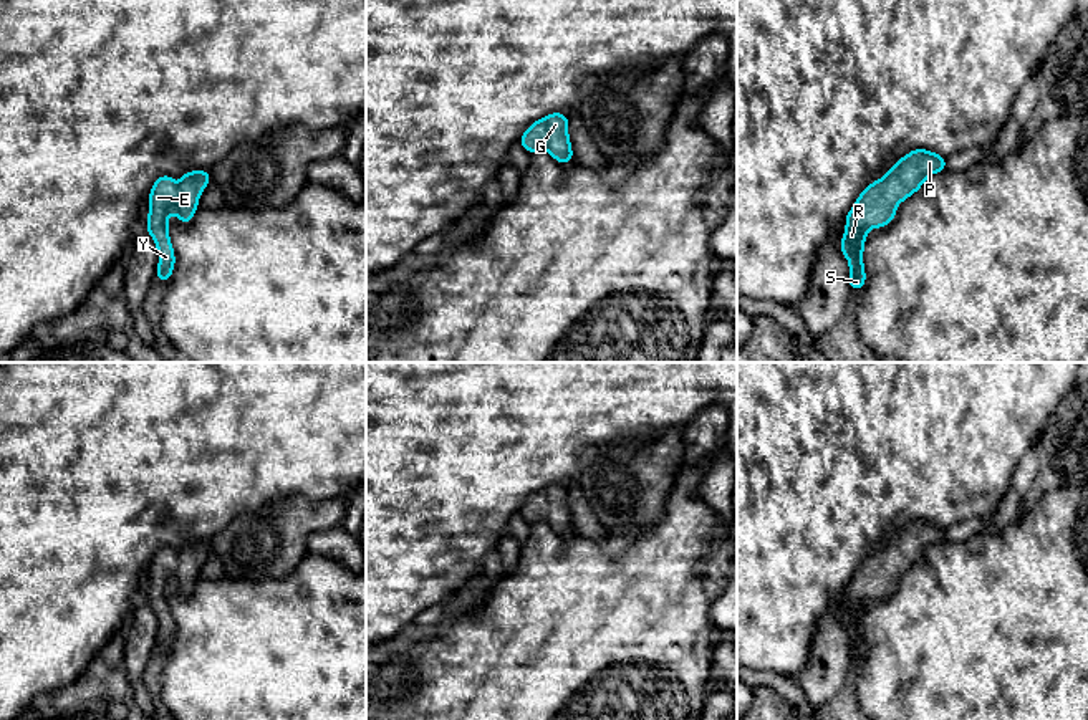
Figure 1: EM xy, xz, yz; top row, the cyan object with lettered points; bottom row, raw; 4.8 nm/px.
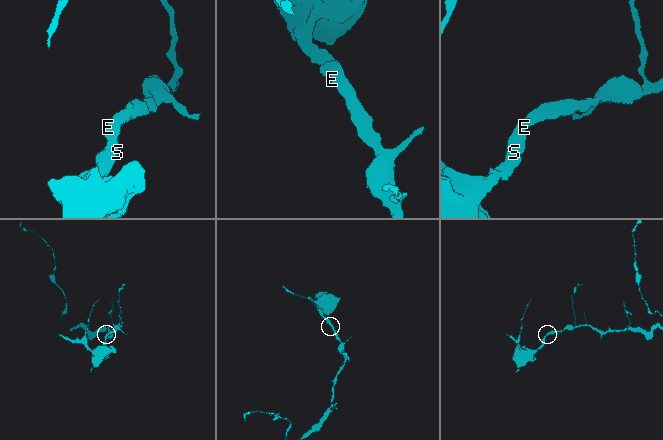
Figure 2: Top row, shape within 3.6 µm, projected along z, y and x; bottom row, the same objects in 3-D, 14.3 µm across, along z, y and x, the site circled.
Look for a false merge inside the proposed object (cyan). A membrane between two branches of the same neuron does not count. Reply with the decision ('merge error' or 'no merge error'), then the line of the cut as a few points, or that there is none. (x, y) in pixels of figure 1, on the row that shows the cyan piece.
no merge error | no cut

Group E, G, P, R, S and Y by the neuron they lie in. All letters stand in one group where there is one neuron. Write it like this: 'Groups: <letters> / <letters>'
Groups: E G P R S Y

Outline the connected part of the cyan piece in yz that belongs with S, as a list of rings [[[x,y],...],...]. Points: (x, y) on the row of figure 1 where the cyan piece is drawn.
[[[916,149],[861,192],[845,218],[848,230],[840,245],[850,260],[850,290],[861,290],[866,281],[863,268],[866,230],[888,225],[896,215],[896,205],[919,190],[927,175],[942,170],[946,170],[946,157]]]

